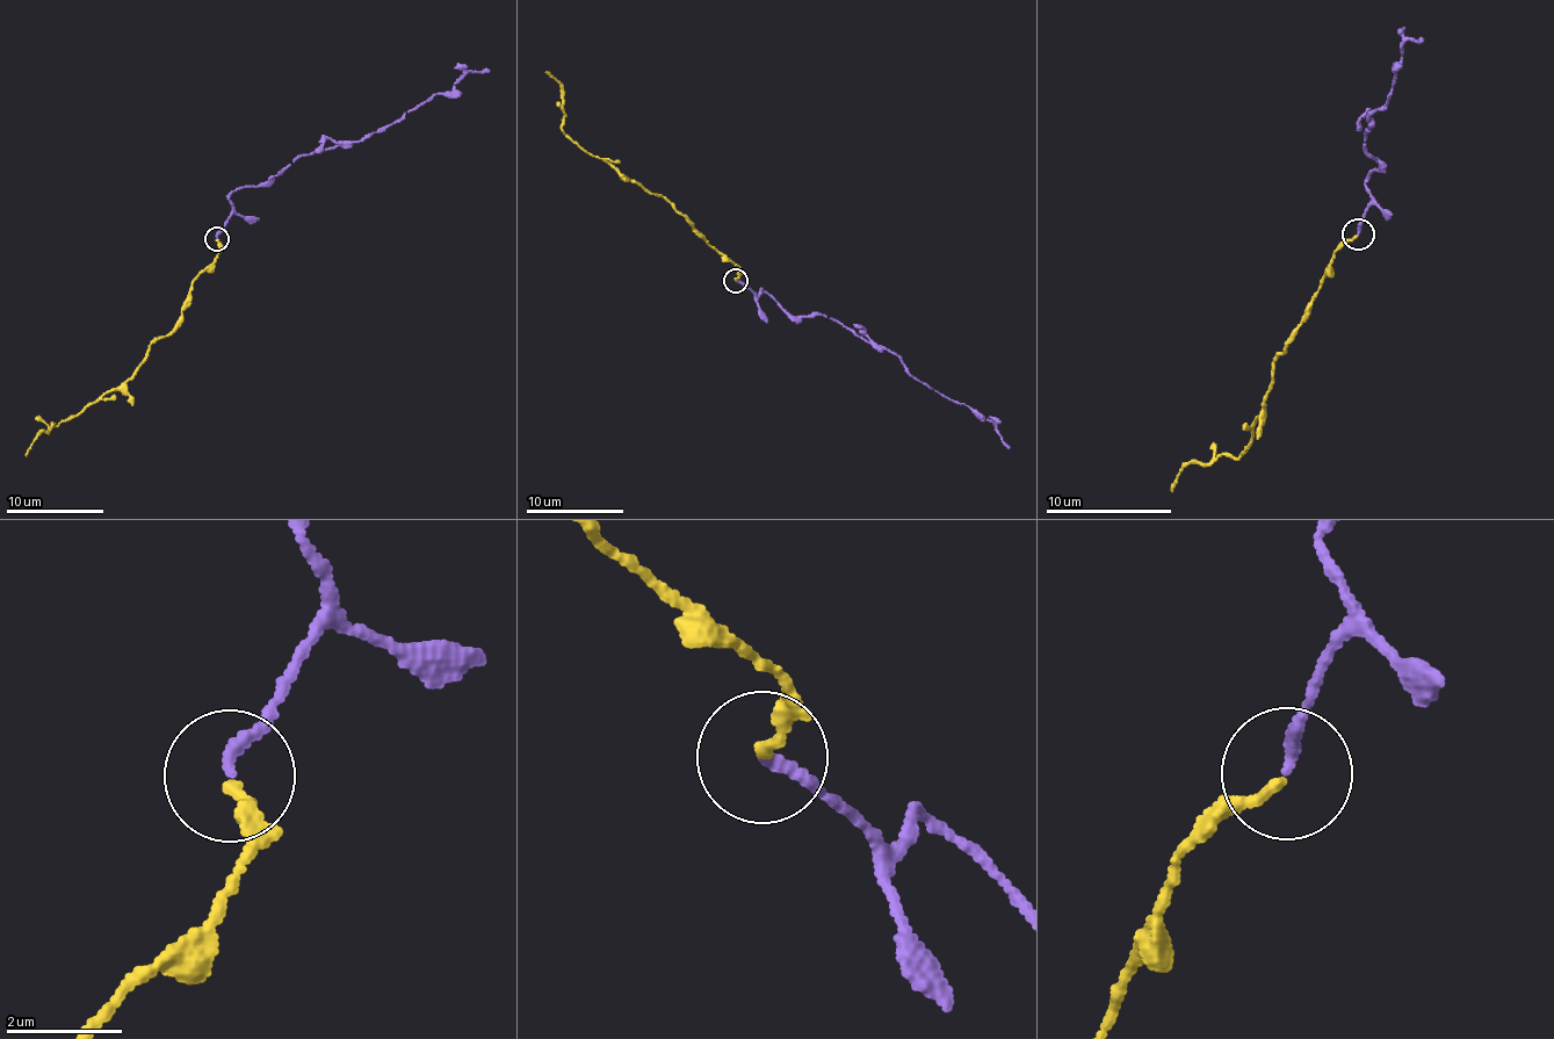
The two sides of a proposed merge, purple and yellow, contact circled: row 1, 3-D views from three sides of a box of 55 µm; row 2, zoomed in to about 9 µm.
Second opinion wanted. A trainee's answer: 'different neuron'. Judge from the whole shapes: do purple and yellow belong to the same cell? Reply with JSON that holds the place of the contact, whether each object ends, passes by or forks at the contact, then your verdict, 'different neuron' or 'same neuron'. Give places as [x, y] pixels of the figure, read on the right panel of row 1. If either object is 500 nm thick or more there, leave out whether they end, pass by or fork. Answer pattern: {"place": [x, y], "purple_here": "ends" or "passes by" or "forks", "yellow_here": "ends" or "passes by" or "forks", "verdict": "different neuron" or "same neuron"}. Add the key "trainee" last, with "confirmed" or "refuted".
{"place": [1358, 233], "purple_here": "ends", "yellow_here": "ends", "verdict": "same neuron", "trainee": "refuted"}

